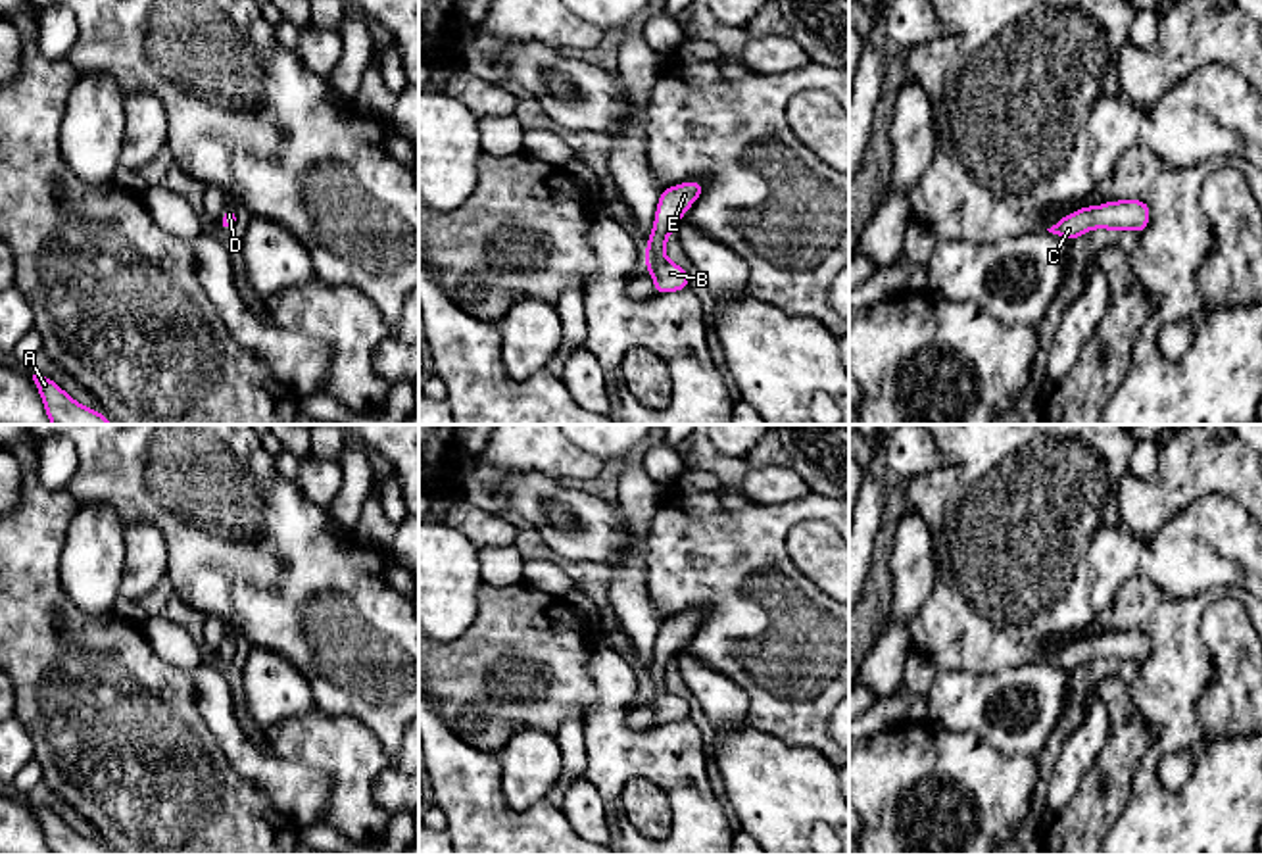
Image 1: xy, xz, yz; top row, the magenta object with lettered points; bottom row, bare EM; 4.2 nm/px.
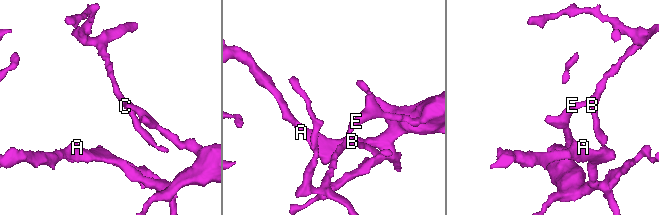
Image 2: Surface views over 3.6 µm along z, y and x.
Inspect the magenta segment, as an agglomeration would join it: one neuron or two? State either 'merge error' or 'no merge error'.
no merge error

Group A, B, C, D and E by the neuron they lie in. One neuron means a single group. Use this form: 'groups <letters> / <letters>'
groups A B C D E

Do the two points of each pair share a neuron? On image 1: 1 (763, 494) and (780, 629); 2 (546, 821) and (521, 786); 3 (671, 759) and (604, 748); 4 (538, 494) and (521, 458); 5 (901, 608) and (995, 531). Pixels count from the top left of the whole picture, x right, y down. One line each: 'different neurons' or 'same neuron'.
1: different neurons
2: different neurons
3: same neuron
4: different neurons
5: different neurons

